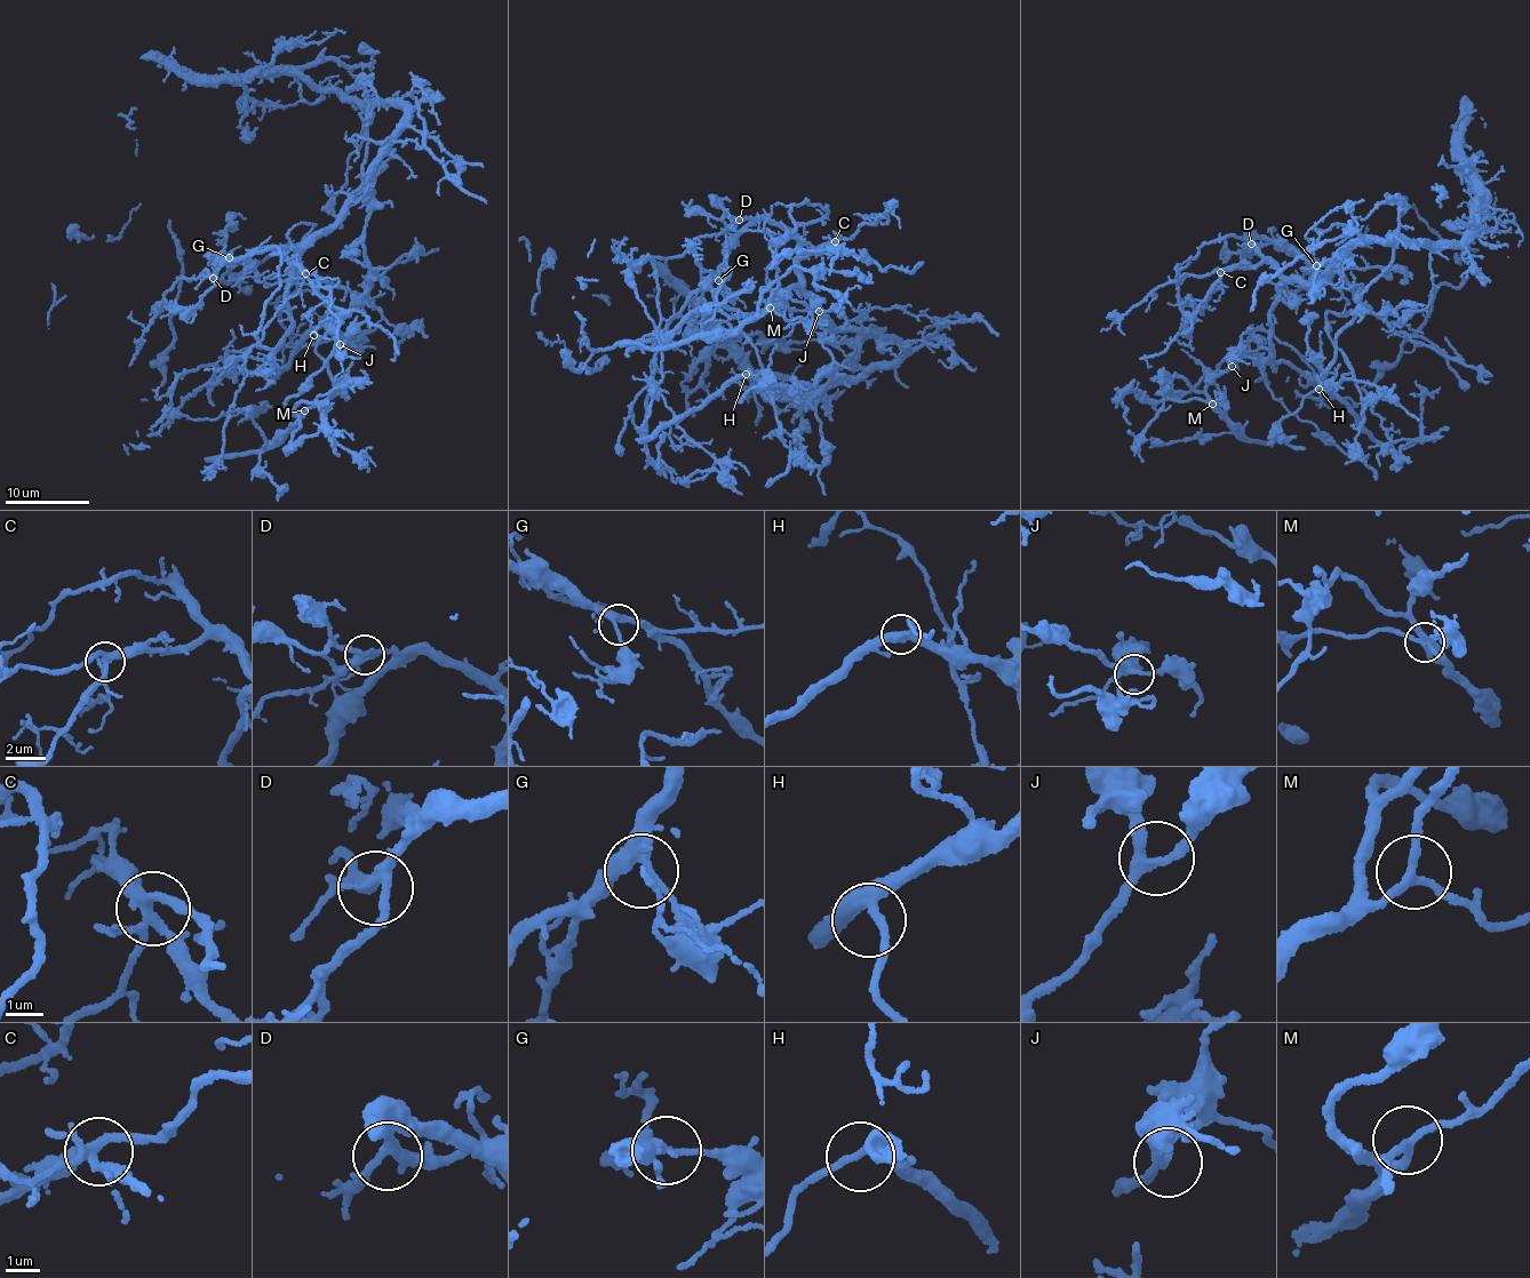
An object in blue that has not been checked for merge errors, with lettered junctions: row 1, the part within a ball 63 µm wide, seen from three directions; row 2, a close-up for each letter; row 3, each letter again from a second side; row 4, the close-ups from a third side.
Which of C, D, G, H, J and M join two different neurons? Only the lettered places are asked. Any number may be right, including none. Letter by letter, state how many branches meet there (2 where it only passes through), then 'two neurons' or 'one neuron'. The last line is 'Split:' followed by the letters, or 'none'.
C: 5 | one neuron
D: 3 | one neuron
G: 4 | one neuron
H: 3 | one neuron
J: 3 | one neuron
M: 3 | one neuron
Split: none

